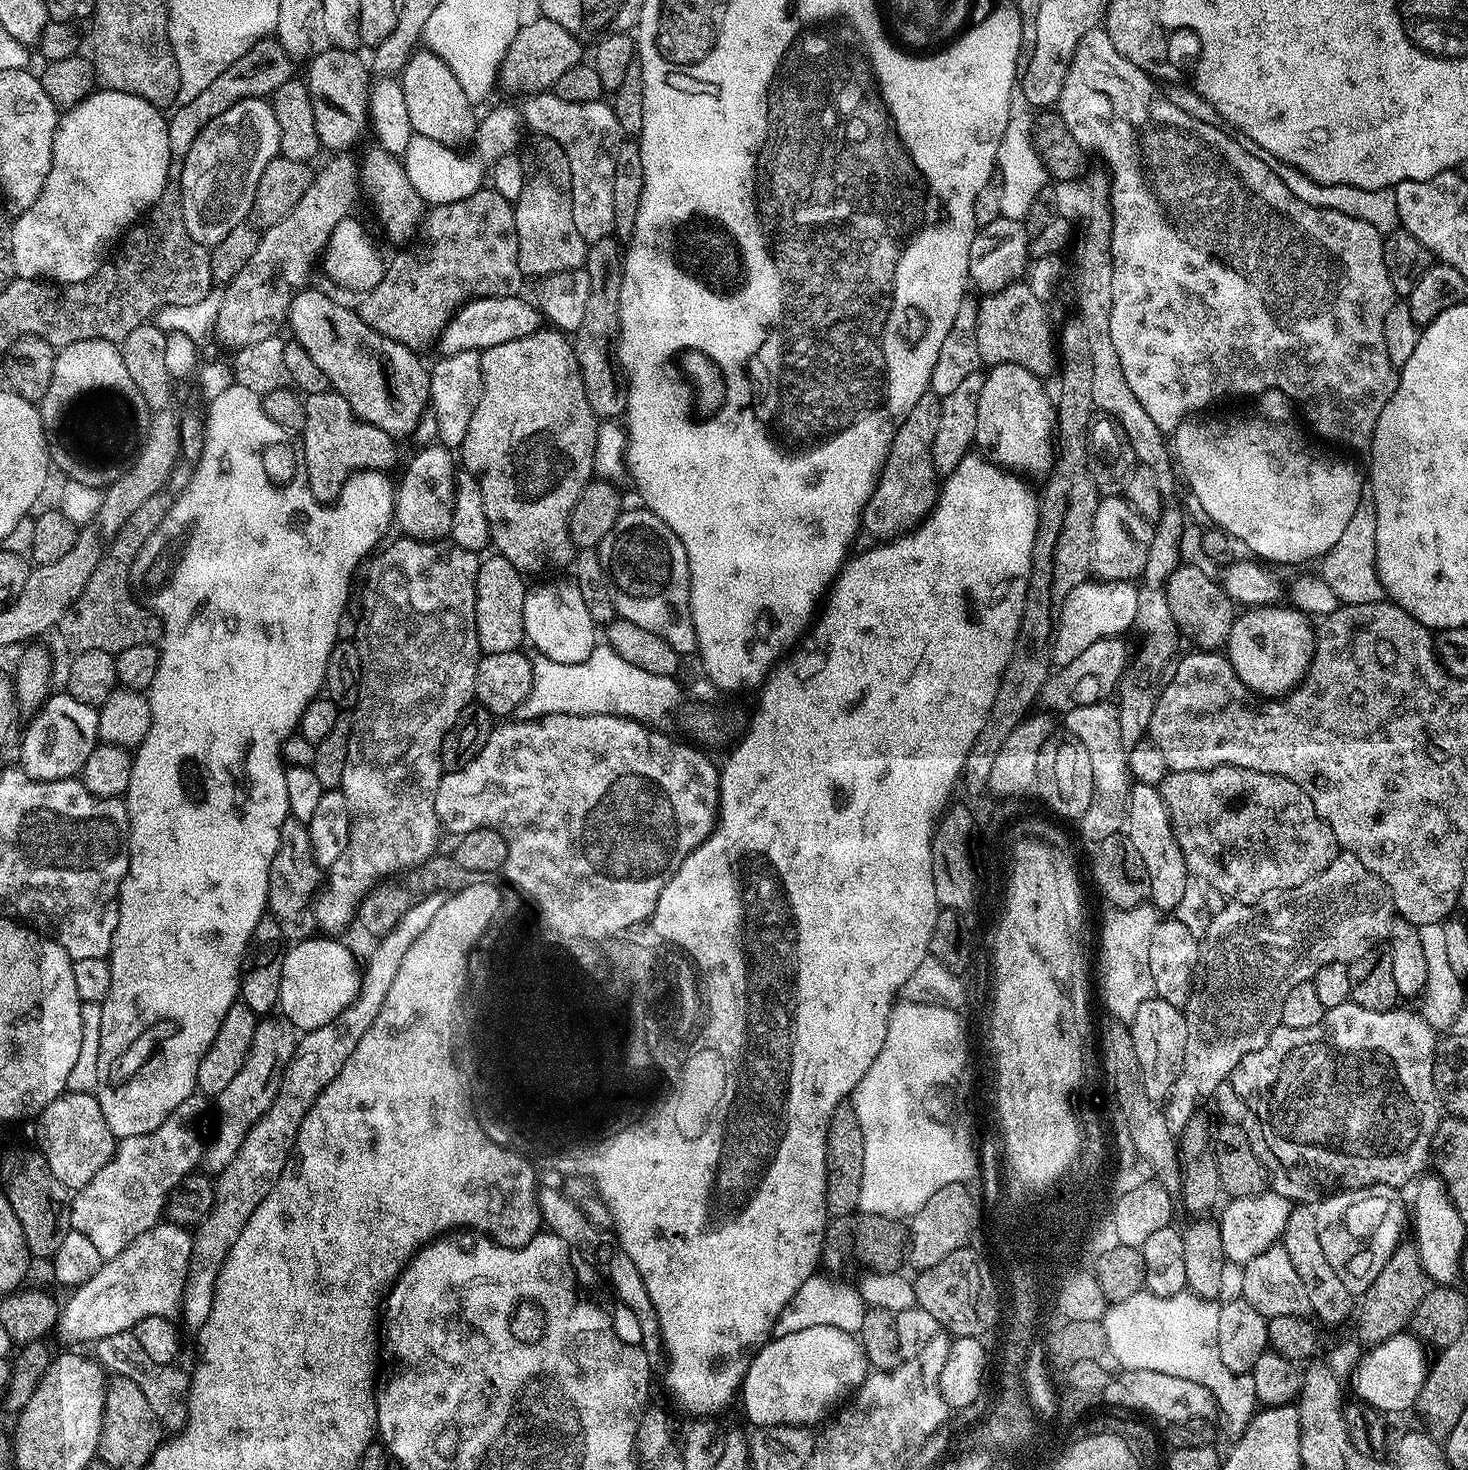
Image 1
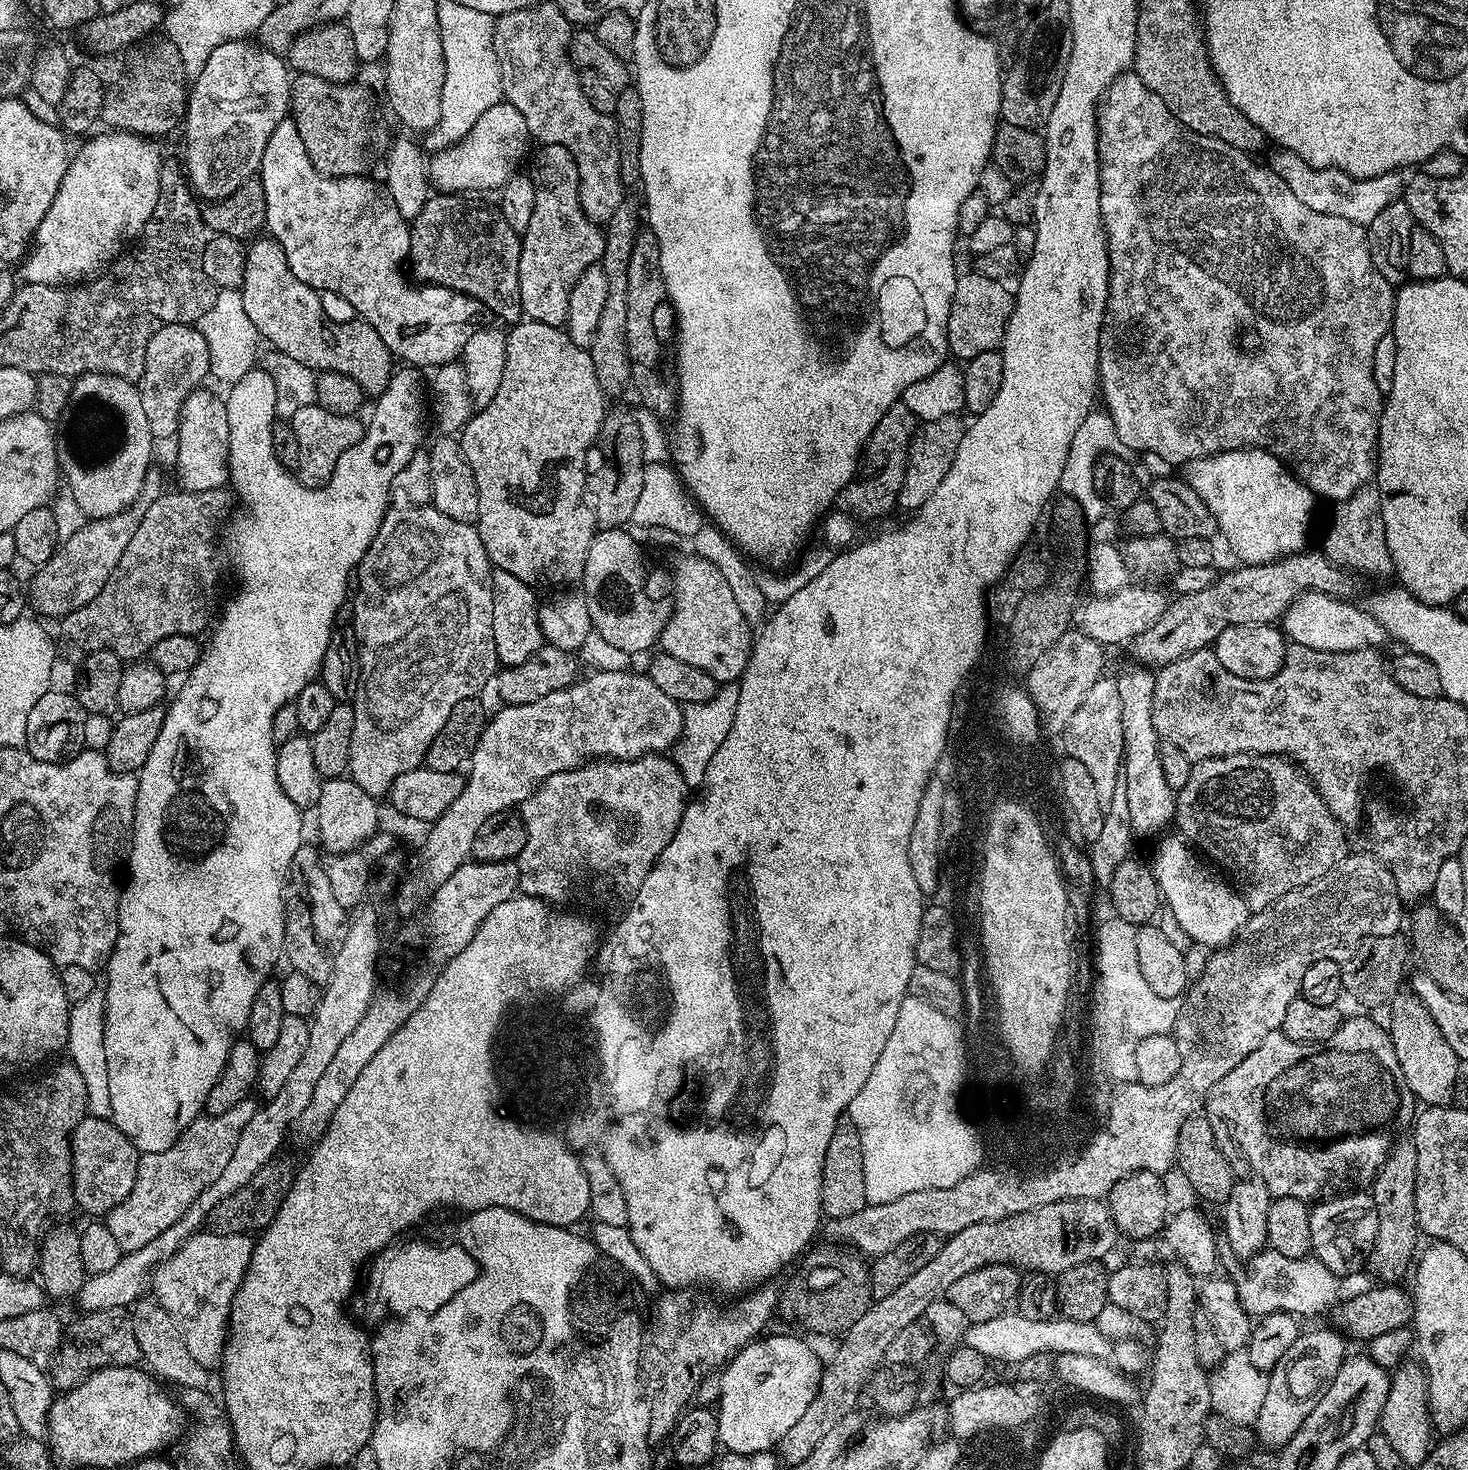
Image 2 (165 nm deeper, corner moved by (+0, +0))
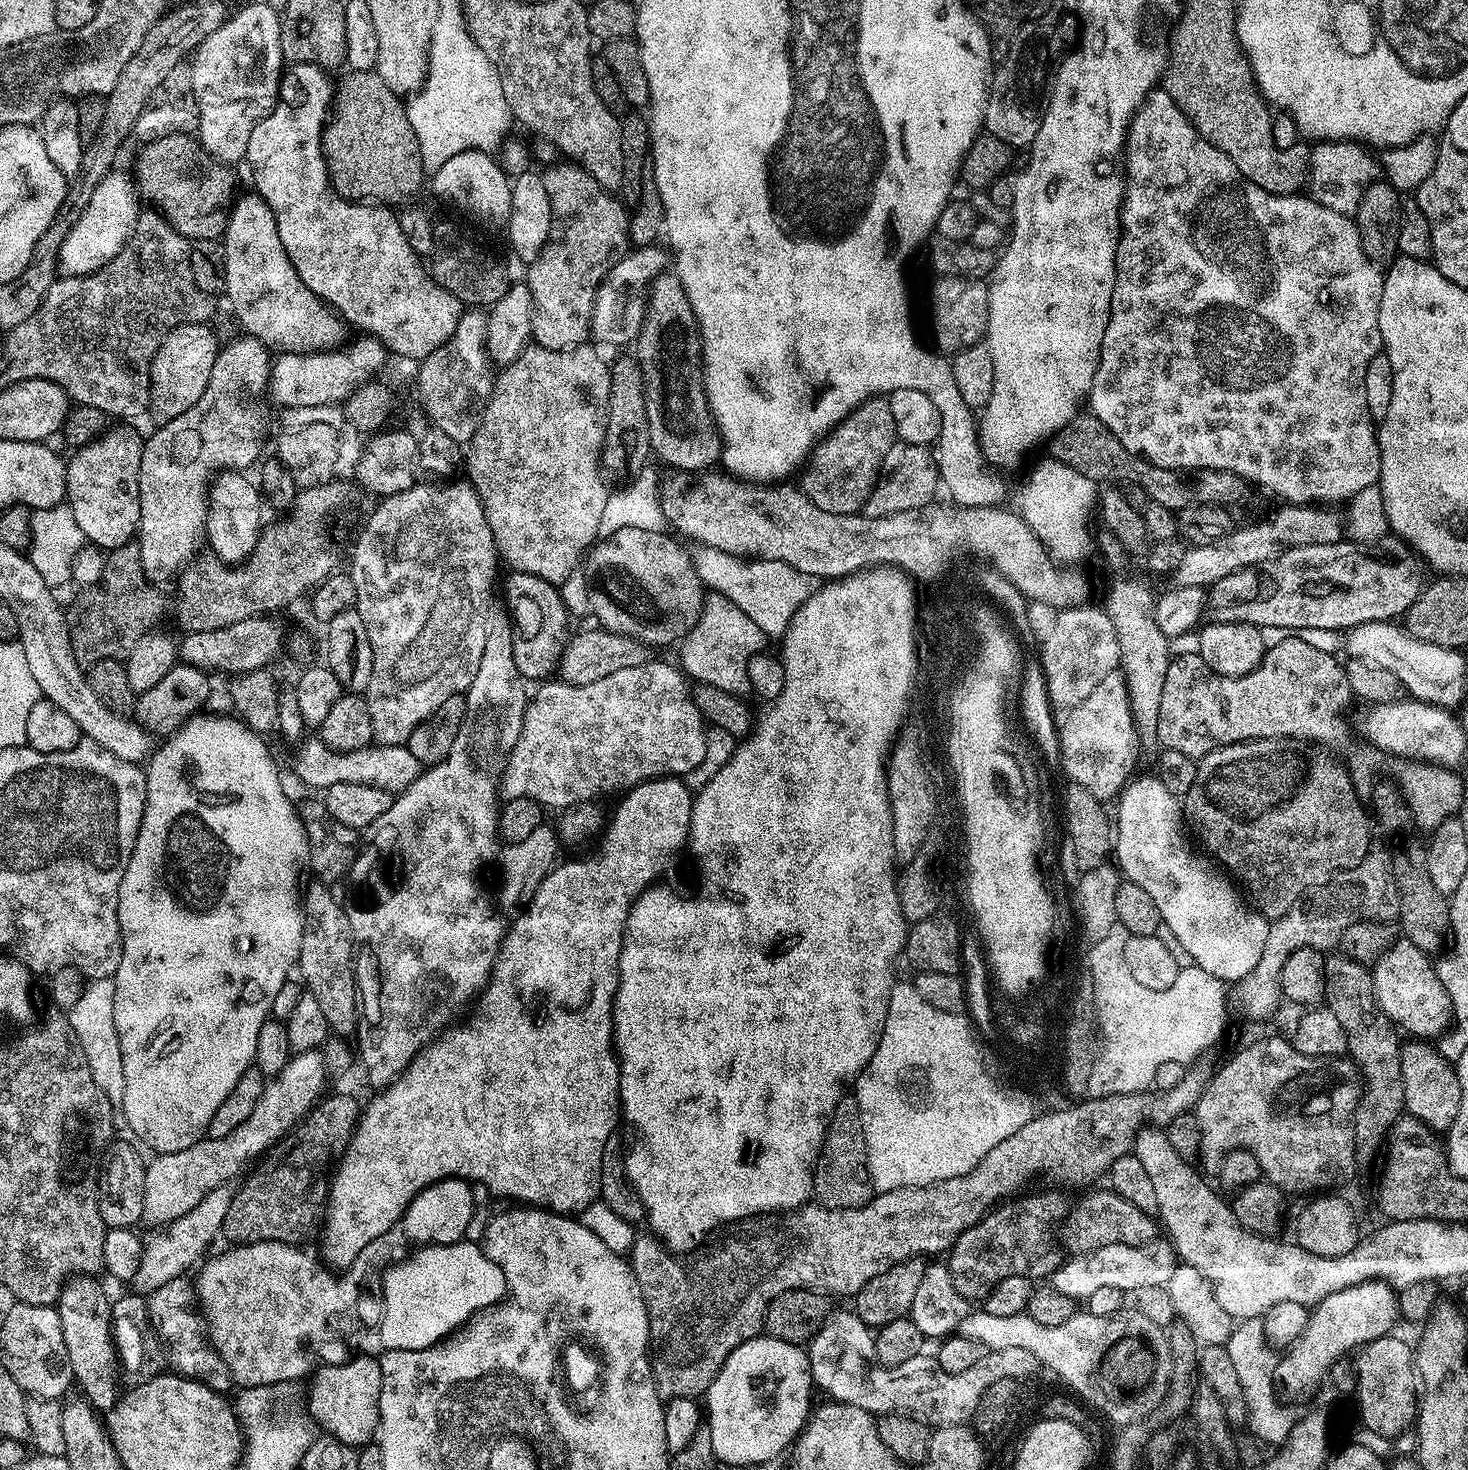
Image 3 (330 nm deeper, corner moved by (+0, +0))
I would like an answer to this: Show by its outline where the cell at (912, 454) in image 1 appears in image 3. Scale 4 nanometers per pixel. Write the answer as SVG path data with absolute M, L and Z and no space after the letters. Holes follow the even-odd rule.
M873 398L860 405L854 418L848 416L836 425L811 453L810 464L816 467L816 489L810 492L811 499L824 506L839 506L849 513L859 513L881 479L880 467L888 452L893 451L892 437L885 403Z

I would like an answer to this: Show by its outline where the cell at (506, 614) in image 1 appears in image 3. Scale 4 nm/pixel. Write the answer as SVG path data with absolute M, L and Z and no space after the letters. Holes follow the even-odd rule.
M509 571L507 575L504 596L508 599L508 612L512 615L510 651L514 658L514 666L518 666L525 681L547 681L557 675L558 665L564 657L564 647L570 639L568 608L560 597L561 589L534 574Z

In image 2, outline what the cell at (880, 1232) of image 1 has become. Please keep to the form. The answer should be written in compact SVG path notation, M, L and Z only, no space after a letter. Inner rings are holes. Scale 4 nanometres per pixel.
M828 1246L832 1248L824 1249L824 1248L818 1248L815 1250L811 1249L802 1259L801 1259L801 1266L797 1270L796 1274L785 1284L784 1288L782 1286L781 1292L778 1296L778 1310L780 1314L783 1314L786 1318L792 1318L798 1322L803 1322L803 1324L810 1329L811 1333L817 1334L817 1335L831 1335L836 1336L839 1334L842 1334L848 1330L850 1326L854 1324L866 1312L869 1305L872 1303L872 1286L870 1284L871 1280L871 1269L869 1268L869 1265L867 1264L867 1261L860 1257L859 1255L856 1255L852 1252L845 1252L841 1247L838 1246Z

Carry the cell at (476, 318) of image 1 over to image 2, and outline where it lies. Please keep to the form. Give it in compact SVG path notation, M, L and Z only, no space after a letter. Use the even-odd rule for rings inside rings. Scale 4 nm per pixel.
M285 118L274 126L274 134L270 134L270 142L266 142L266 150L262 150L262 162L258 178L262 182L262 190L266 190L266 232L273 240L277 240L286 254L286 262L298 278L298 282L306 282L306 286L316 289L321 294L327 292L337 292L350 307L353 308L355 315L370 325L374 330L378 330L378 338L386 342L386 346L391 350L393 357L397 361L403 362L408 366L415 366L421 370L435 370L442 364L451 364L463 353L470 334L474 334L482 326L480 315L485 315L486 308L481 301L472 296L467 296L461 292L455 292L449 288L440 288L437 284L420 284L414 286L413 281L406 275L406 261L410 256L410 234L412 233L409 221L398 214L398 206L394 206L394 198L390 198L388 189L368 180L367 175L363 176L320 176L314 170L310 162L310 154L306 154L306 146L302 146L302 138L298 138L298 126L291 120Z

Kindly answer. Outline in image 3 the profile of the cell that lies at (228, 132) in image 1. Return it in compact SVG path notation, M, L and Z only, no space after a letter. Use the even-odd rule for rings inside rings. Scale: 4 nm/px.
M265 2L248 4L231 13L214 34L197 46L190 57L192 93L200 111L198 139L200 147L225 166L236 166L248 155L248 143L254 126L276 107L280 94L280 77L286 61L280 49L280 12Z

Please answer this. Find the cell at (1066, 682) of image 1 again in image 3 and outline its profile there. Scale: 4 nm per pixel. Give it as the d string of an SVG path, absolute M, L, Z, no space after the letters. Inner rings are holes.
M1387 534L1381 537L1376 543L1359 543L1359 542L1341 542L1338 544L1311 544L1310 546L1298 546L1291 548L1286 554L1282 554L1278 558L1268 560L1265 564L1253 566L1251 568L1238 568L1226 576L1219 577L1215 581L1212 592L1210 588L1210 604L1216 607L1215 623L1222 622L1242 622L1243 624L1252 624L1261 630L1269 630L1268 628L1288 628L1284 630L1303 630L1305 628L1313 628L1314 630L1330 630L1340 632L1365 624L1366 622L1378 622L1379 620L1395 621L1397 618L1403 617L1408 607L1420 597L1421 592L1426 587L1426 579L1424 580L1424 572L1426 573L1426 565L1421 559L1419 553L1415 551L1407 543L1395 534Z

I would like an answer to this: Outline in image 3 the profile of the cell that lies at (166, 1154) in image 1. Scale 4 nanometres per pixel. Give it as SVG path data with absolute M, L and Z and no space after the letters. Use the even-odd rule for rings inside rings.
M323 1051L295 1053L288 1065L265 1083L262 1099L258 1106L254 1106L254 1114L250 1114L250 1118L246 1118L246 1122L242 1122L234 1134L226 1134L226 1138L217 1140L205 1138L186 1150L153 1155L153 1160L149 1159L144 1169L145 1217L160 1224L156 1226L167 1226L182 1218L182 1214L194 1210L194 1206L198 1206L198 1202L202 1202L210 1190L218 1190L218 1186L235 1181L240 1171L243 1173L249 1165L259 1161L316 1107L325 1095L324 1079L327 1076L330 1076L330 1067Z

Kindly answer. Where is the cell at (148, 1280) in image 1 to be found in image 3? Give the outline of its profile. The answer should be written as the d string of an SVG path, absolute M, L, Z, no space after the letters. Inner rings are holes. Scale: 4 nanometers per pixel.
M273 1240L238 1244L228 1246L213 1260L205 1259L199 1265L200 1277L195 1277L194 1283L210 1321L210 1338L241 1389L259 1384L300 1382L313 1371L314 1357L308 1343L311 1336L324 1336L328 1332L328 1320L332 1320L332 1312L328 1312L328 1280L333 1273L323 1259L315 1260L304 1250Z

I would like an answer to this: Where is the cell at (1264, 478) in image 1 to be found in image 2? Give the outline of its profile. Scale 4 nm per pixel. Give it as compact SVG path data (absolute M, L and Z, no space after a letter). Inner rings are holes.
M1244 448L1238 451L1219 452L1201 460L1190 460L1186 465L1186 483L1202 498L1208 512L1214 514L1219 535L1232 547L1237 561L1244 564L1268 564L1284 556L1305 551L1308 540L1308 523L1318 505L1317 497L1301 480L1296 479L1289 465L1279 460L1267 448Z

